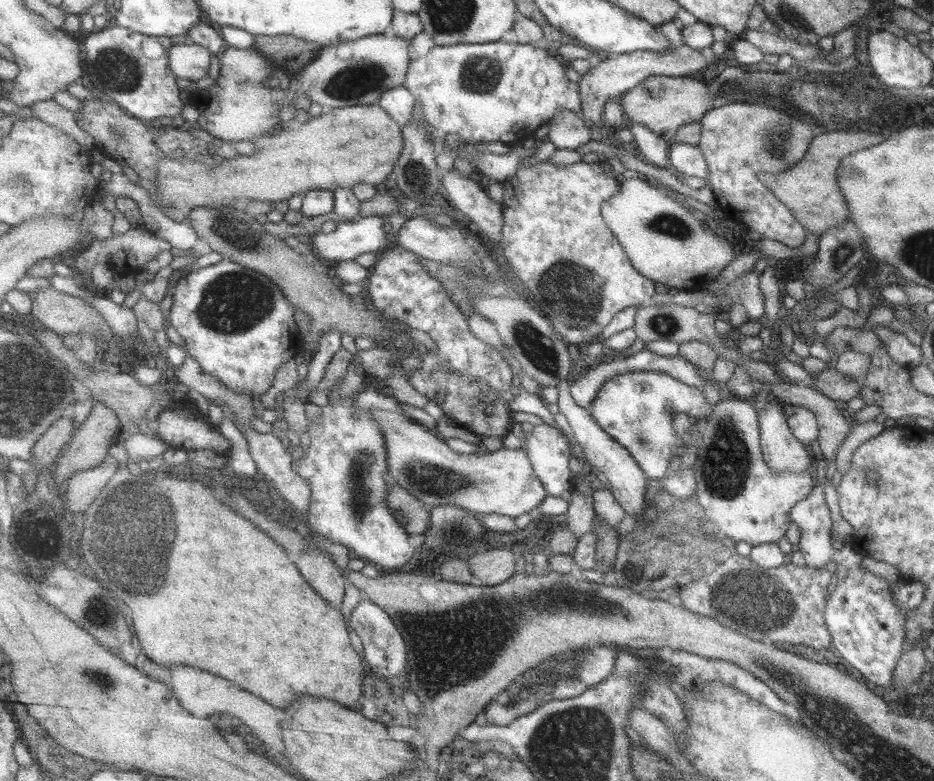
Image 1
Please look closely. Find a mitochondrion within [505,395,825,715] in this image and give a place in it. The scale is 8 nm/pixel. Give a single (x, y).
(760, 602)

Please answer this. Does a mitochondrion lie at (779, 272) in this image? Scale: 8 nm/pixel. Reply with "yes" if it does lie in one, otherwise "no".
no

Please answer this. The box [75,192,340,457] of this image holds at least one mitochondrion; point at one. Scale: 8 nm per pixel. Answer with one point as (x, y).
(231, 303)

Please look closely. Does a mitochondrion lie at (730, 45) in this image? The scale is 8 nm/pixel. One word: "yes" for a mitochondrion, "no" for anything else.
no

